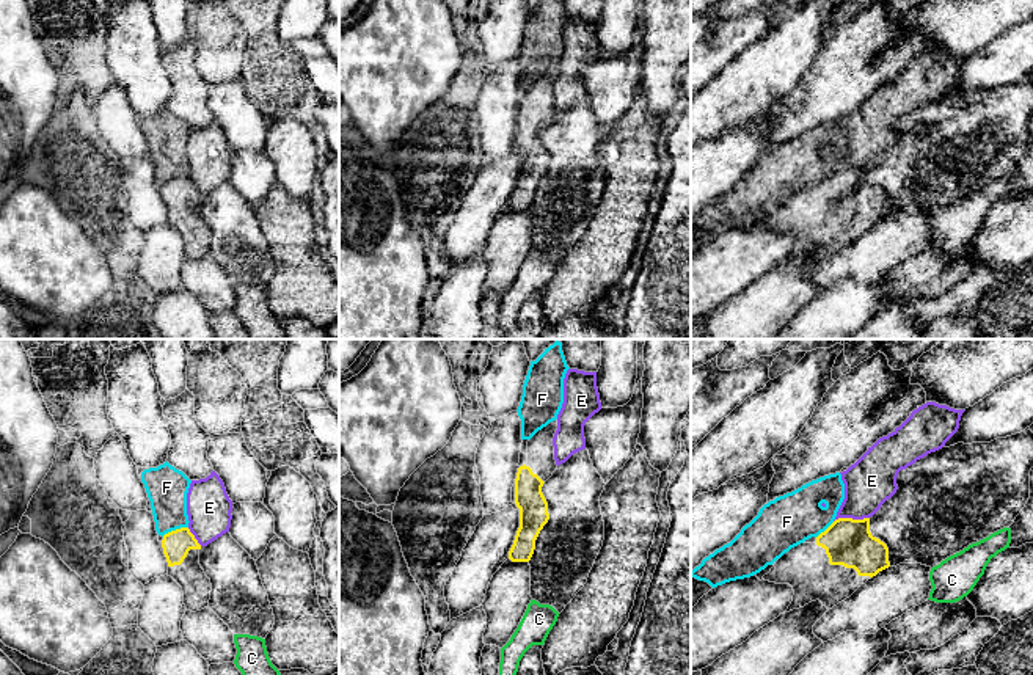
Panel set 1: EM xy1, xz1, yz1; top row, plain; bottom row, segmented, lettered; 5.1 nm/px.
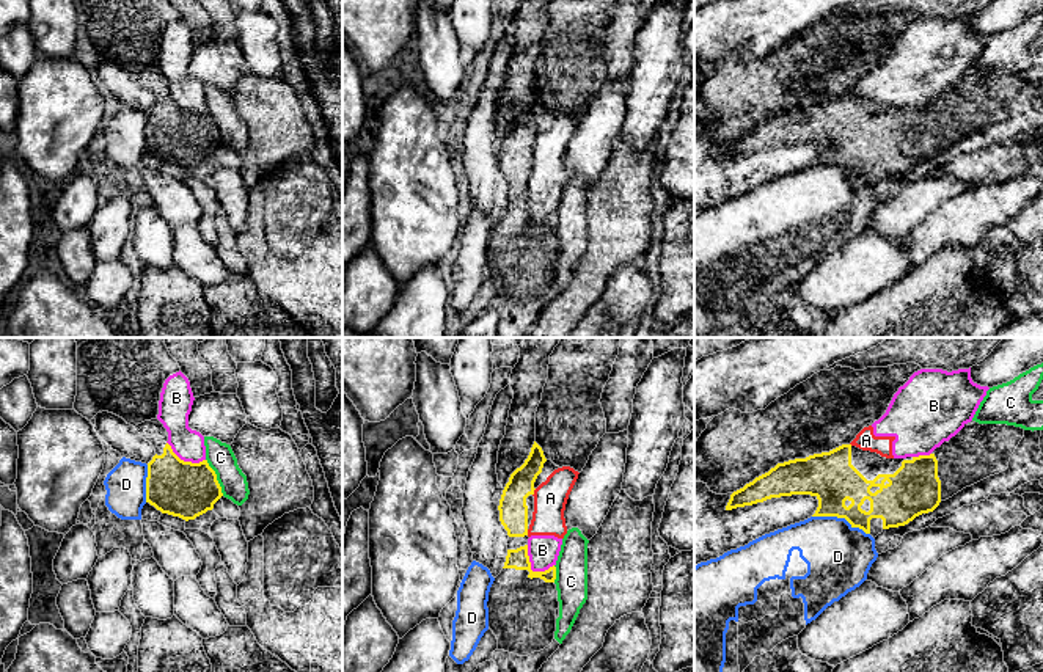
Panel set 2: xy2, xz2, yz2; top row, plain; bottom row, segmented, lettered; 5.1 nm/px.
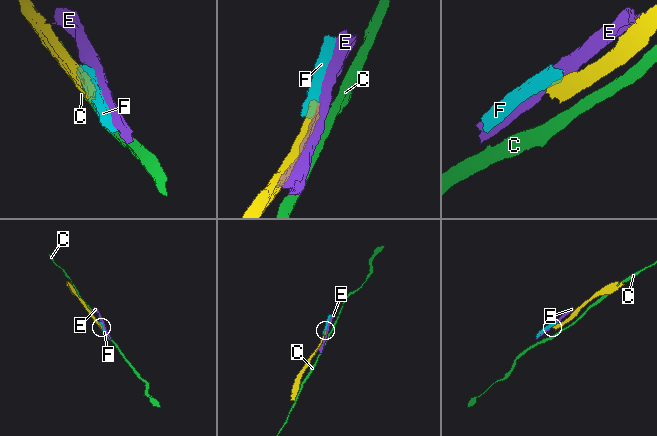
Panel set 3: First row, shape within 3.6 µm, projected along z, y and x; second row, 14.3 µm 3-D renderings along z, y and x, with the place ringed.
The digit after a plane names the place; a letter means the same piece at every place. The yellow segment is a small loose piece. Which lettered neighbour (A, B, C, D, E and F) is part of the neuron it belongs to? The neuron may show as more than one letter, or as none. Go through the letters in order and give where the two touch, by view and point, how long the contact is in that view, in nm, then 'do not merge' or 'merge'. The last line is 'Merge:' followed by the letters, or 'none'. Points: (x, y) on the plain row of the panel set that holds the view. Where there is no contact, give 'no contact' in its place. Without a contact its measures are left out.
A: xz2 (533, 140) | 40 nm | do not merge
B: xz2 (530, 217) | 180 nm | do not merge
C: xy2 (215, 126) | 220 nm | do not merge
D: yz2 (841, 165) | 320 nm | do not merge
E: yz1 (851, 167) | 190 nm | do not merge
F: xy1 (176, 178) | 140 nm | do not merge
Merge: none

